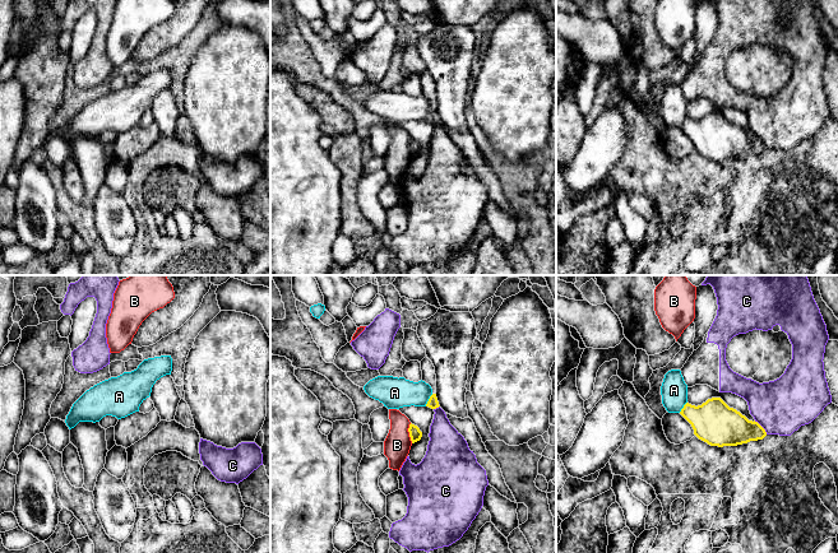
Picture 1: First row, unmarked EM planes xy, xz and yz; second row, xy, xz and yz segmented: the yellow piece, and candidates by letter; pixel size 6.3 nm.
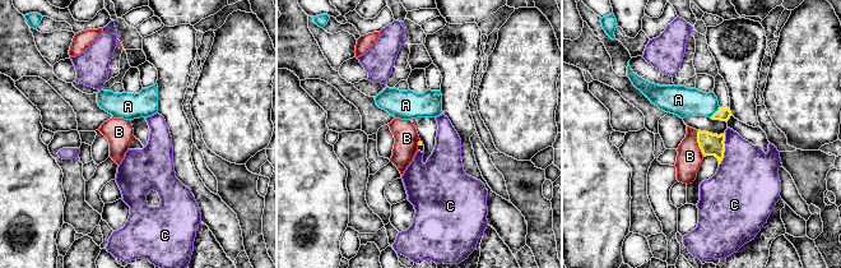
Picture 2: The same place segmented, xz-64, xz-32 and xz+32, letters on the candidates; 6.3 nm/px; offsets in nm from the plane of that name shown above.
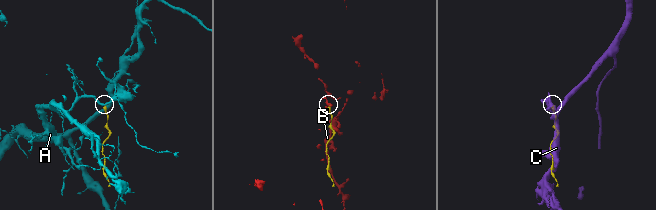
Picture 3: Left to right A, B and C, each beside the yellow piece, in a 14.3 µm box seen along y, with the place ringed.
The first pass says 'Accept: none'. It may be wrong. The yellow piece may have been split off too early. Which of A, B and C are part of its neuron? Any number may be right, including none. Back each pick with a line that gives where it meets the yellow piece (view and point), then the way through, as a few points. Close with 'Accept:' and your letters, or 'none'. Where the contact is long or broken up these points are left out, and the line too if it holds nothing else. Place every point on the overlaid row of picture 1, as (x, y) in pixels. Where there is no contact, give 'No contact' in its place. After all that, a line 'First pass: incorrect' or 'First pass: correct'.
Accept: none
First pass: correct

